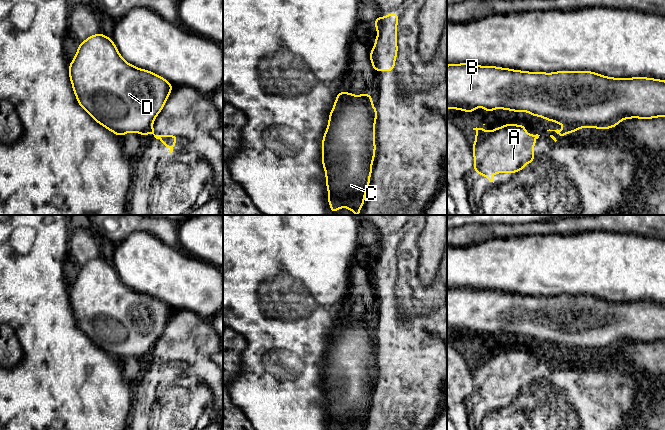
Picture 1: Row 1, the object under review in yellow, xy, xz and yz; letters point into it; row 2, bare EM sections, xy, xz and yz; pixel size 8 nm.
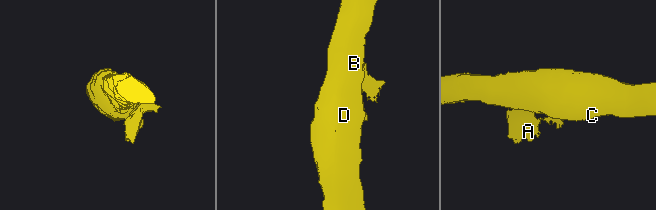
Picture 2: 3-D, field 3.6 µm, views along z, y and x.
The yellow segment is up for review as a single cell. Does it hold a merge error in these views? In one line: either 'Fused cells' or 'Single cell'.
Fused cells

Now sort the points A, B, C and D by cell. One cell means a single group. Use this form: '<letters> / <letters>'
A / B C D

